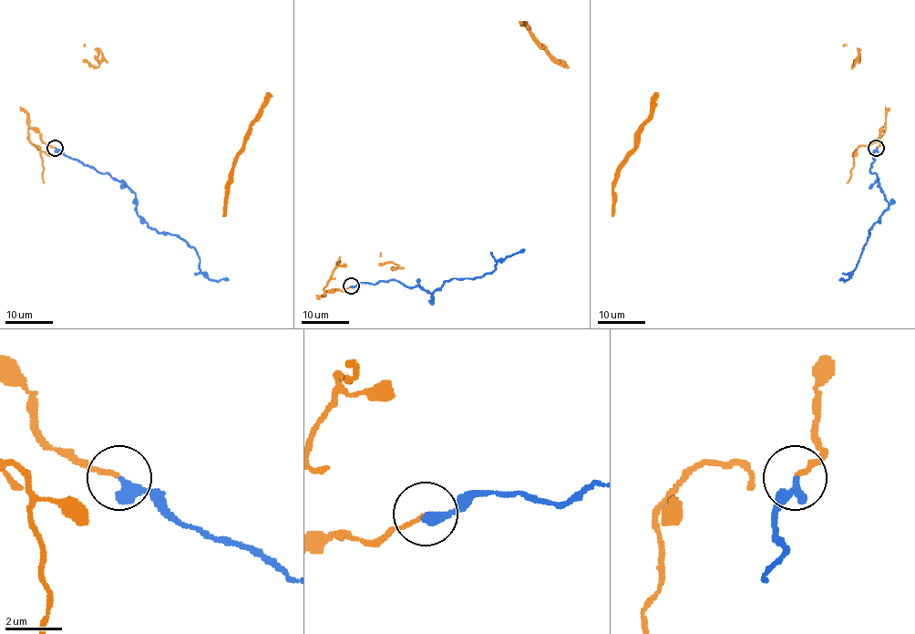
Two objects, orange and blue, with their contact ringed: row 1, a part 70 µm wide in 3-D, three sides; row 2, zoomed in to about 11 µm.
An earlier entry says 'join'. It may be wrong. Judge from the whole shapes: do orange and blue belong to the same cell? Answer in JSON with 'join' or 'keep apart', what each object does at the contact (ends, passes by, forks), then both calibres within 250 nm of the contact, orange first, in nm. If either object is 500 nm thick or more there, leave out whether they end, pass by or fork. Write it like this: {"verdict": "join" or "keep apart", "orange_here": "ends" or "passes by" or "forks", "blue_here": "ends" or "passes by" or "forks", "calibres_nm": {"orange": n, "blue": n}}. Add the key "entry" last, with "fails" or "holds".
{"verdict": "keep apart", "orange_here": "ends", "blue_here": "ends", "calibres_nm": {"orange": 150, "blue": 380}, "entry": "fails"}

